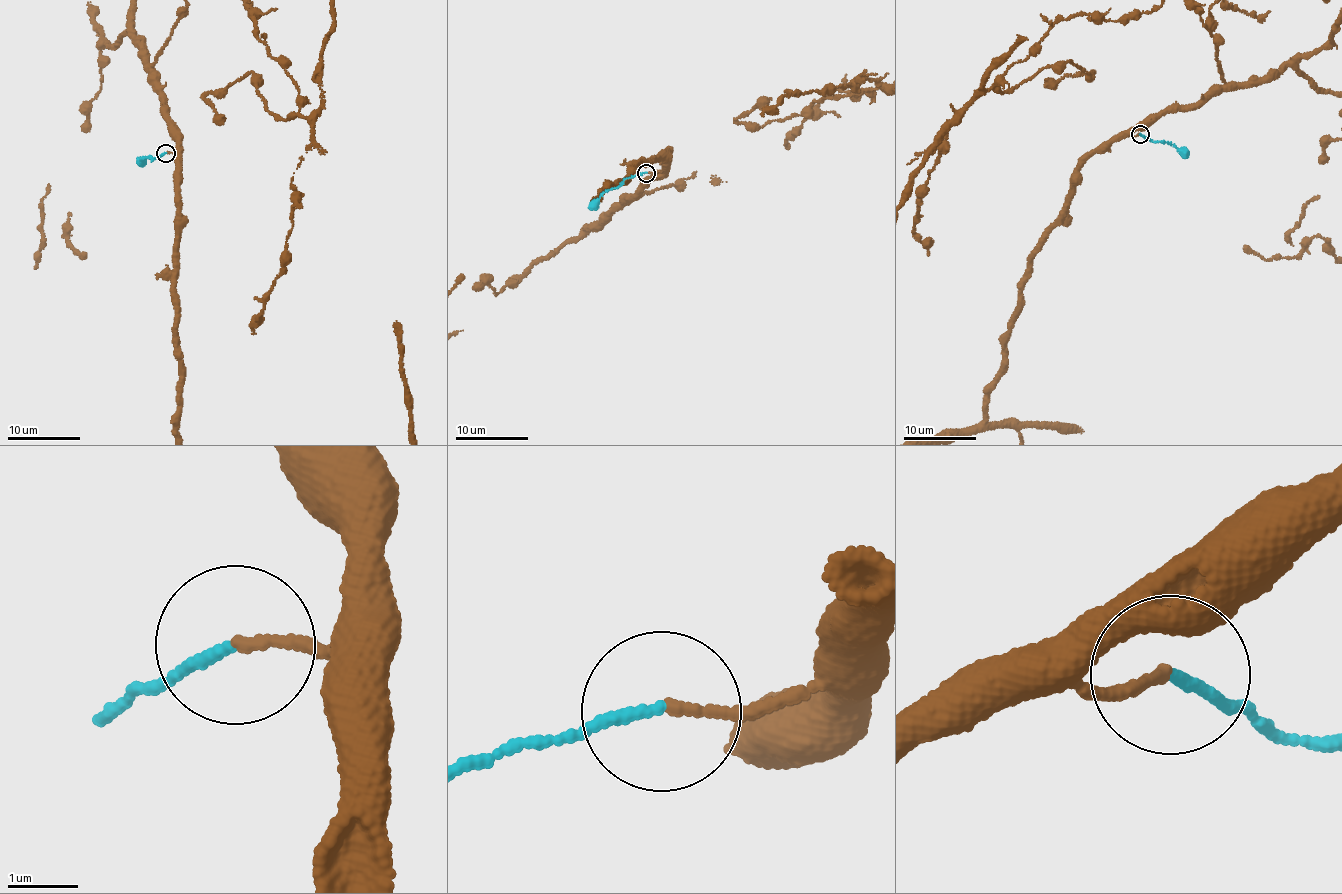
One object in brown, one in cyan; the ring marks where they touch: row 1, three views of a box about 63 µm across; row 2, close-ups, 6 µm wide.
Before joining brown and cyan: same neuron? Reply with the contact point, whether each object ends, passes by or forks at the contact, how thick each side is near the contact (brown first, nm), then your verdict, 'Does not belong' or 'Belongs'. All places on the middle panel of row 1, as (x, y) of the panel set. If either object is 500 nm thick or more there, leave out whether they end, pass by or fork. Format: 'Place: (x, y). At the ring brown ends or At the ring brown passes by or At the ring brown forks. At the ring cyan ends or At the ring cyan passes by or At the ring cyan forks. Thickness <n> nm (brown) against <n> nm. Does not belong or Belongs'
Place: (646, 173). At the ring brown ends. At the ring cyan ends. Thickness 120 nm (brown) against 140 nm. Belongs

